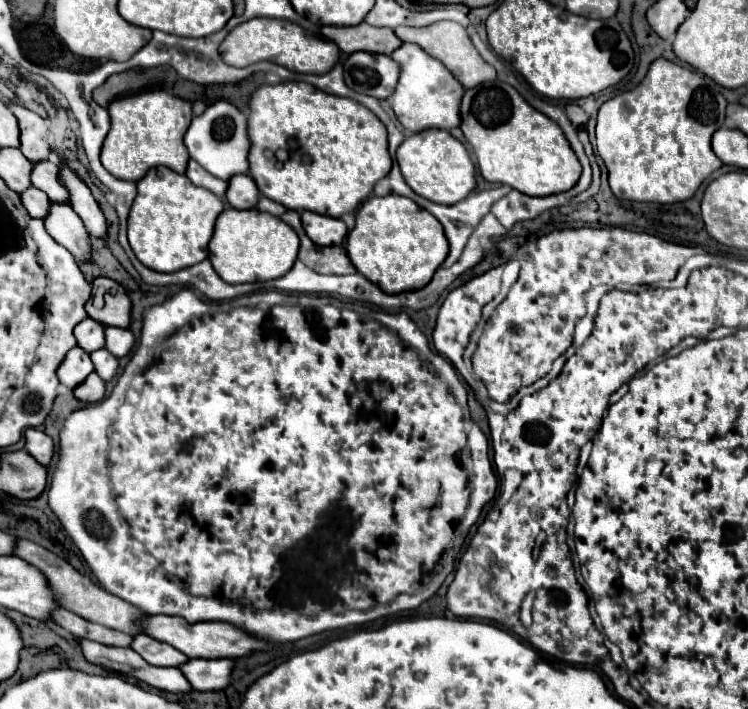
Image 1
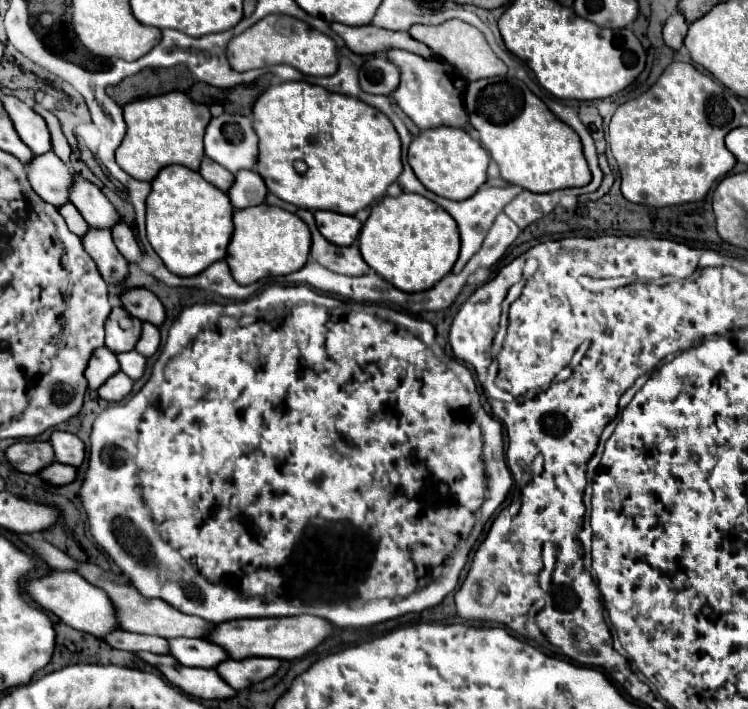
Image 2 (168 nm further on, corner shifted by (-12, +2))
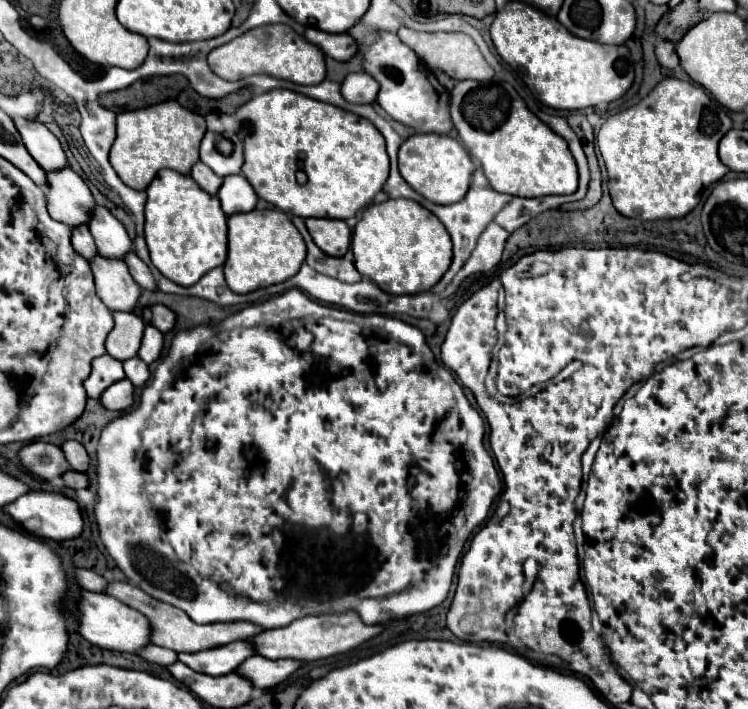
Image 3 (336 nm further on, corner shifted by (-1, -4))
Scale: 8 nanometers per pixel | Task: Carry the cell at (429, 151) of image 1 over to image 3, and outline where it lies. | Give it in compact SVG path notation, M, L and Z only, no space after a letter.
M417 133L417 135L411 135L399 149L399 171L403 179L419 195L439 205L451 205L451 203L461 201L465 193L469 191L475 169L477 167L469 151L461 143L457 143L457 139L449 135Z

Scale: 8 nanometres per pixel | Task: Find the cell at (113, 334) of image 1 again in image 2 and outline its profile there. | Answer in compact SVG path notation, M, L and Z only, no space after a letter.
M144 323L142 327L142 337L140 341L136 343L136 351L142 353L144 357L152 357L160 347L160 331L156 325L150 325L150 323Z

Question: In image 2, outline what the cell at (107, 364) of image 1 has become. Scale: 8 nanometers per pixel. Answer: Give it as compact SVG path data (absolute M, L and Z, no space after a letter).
M126 351L126 353L120 353L118 355L118 361L120 361L120 367L122 371L132 377L132 379L140 379L146 371L146 357L140 355L138 351Z

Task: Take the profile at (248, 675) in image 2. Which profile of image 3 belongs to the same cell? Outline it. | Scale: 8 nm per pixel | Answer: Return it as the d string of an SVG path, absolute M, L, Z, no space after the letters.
M253 655L253 657L245 659L235 669L235 673L243 675L247 681L251 681L251 685L255 689L269 689L269 687L281 683L283 679L287 679L297 667L301 667L301 661L293 661L293 659L269 661L265 657Z

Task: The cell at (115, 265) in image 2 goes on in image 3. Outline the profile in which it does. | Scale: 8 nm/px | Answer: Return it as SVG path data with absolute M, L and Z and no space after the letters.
M95 255L91 261L97 295L111 311L133 311L141 287L129 275L127 265L121 259L107 259Z

